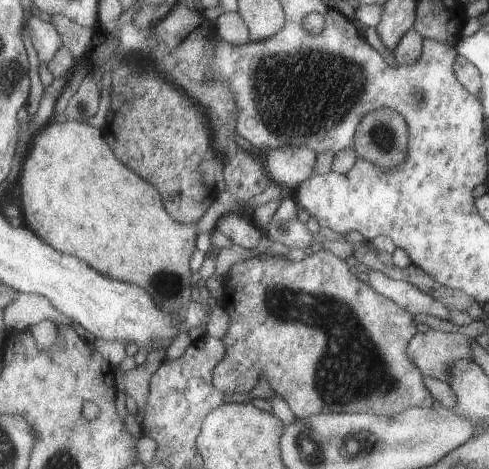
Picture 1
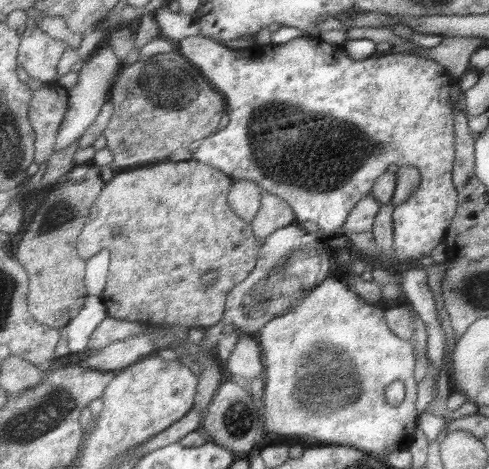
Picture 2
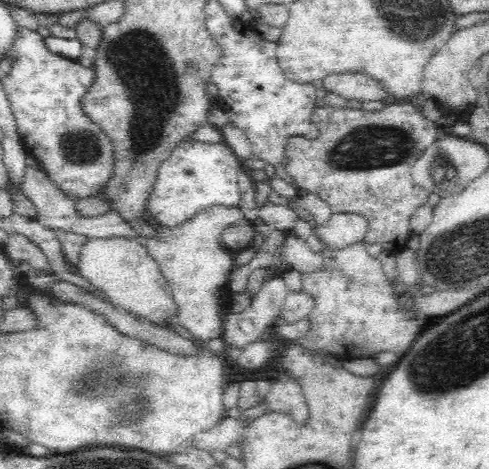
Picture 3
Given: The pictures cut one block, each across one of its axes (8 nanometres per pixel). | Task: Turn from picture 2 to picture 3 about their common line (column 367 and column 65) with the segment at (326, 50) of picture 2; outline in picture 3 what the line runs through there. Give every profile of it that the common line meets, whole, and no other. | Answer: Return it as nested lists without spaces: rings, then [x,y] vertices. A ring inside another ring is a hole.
[[[18,28],[14,46],[10,48],[10,52],[6,56],[16,56],[12,72],[8,76],[4,76],[2,82],[4,82],[4,88],[6,88],[10,108],[16,116],[18,134],[22,138],[26,154],[32,154],[32,156],[36,156],[44,162],[44,170],[46,170],[48,178],[64,194],[70,194],[72,198],[90,198],[90,196],[98,194],[100,188],[112,176],[114,148],[112,148],[110,140],[104,136],[104,132],[100,132],[100,128],[96,124],[88,122],[88,118],[80,110],[78,98],[94,82],[94,74],[96,74],[94,68],[86,68],[72,58],[64,58],[56,52],[50,52],[46,42],[44,42],[44,36],[38,34],[36,30],[28,30],[28,28]]]

